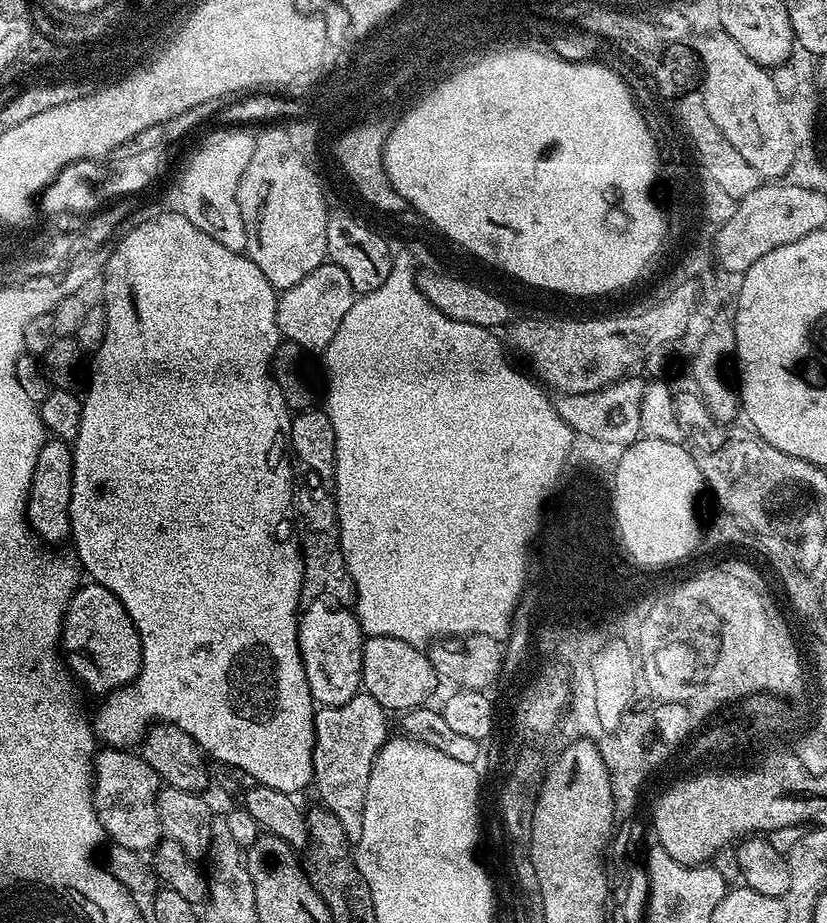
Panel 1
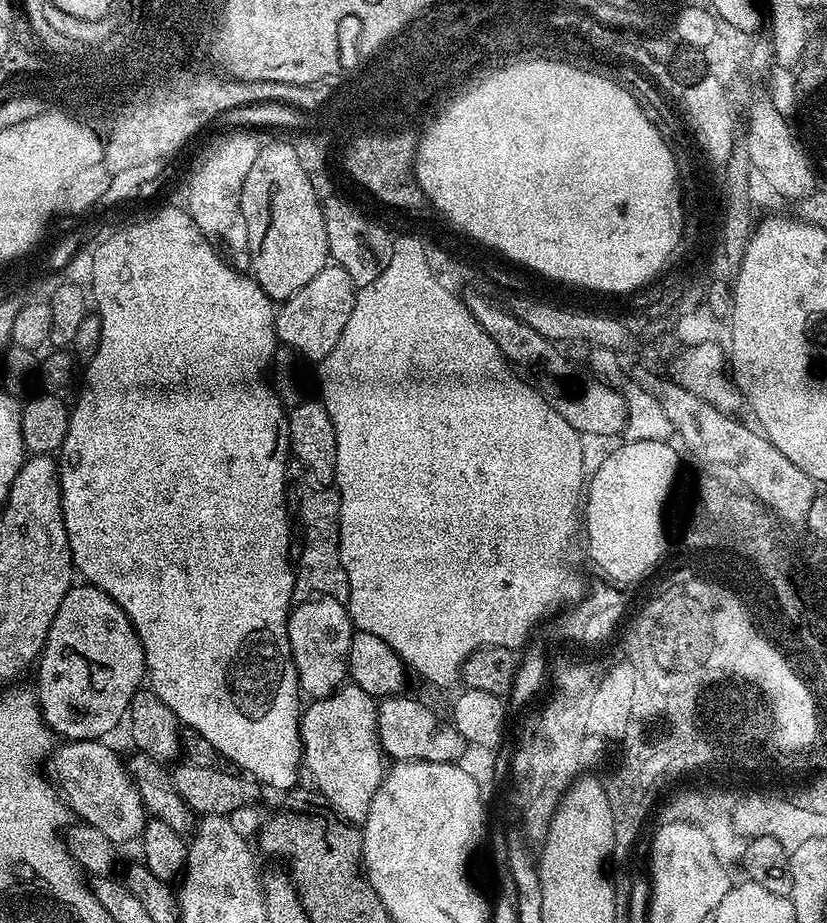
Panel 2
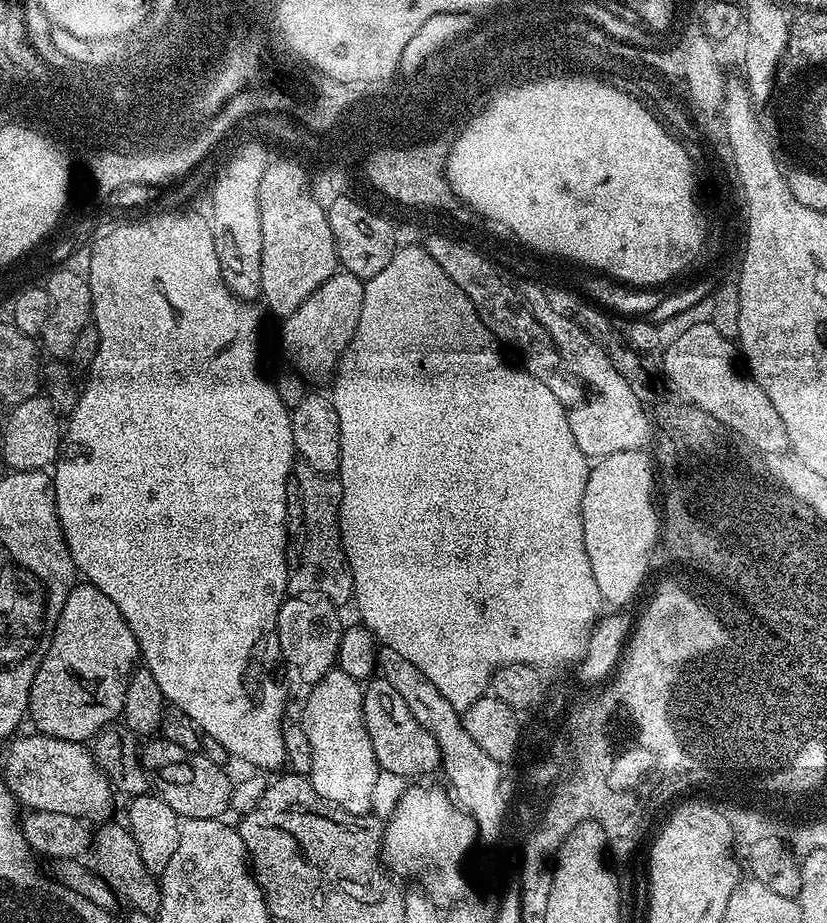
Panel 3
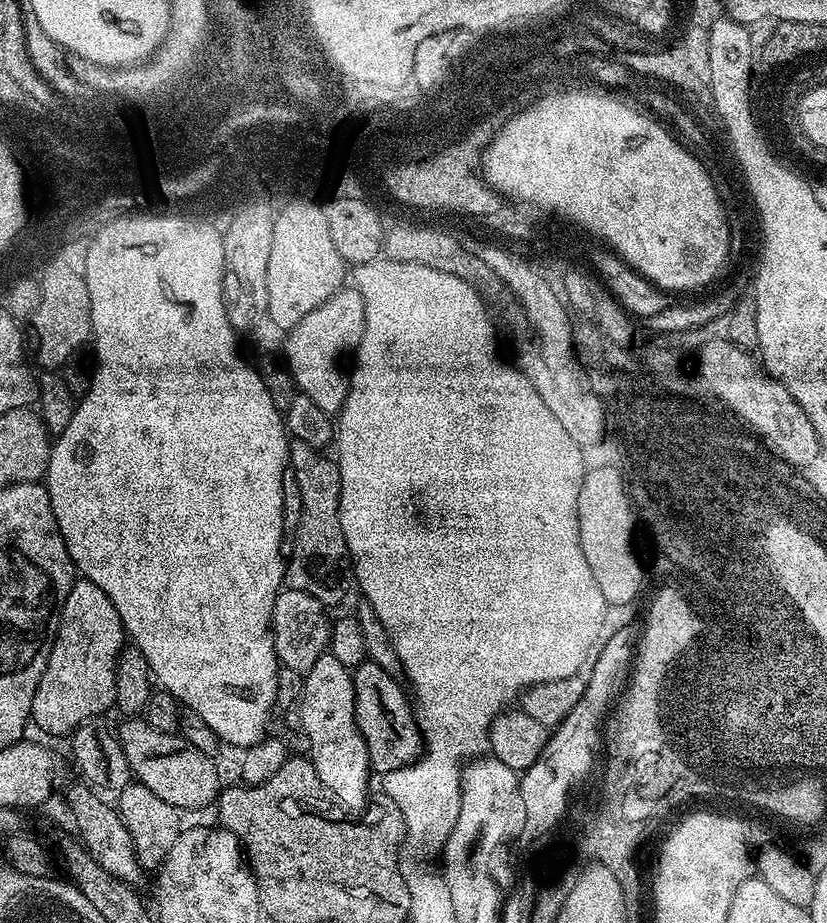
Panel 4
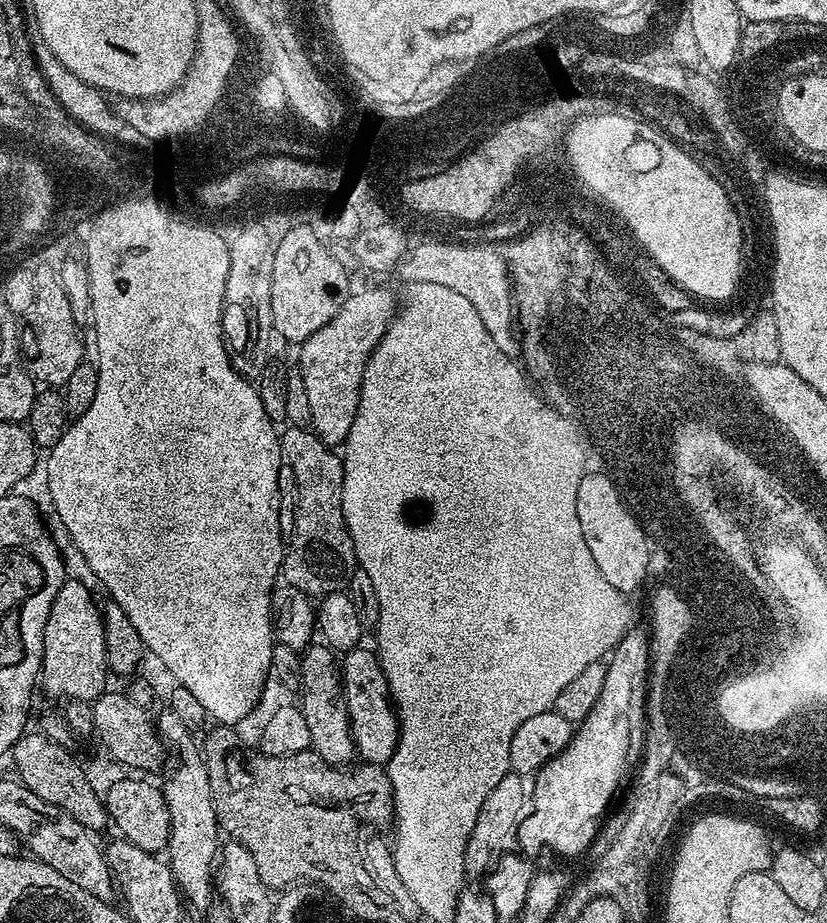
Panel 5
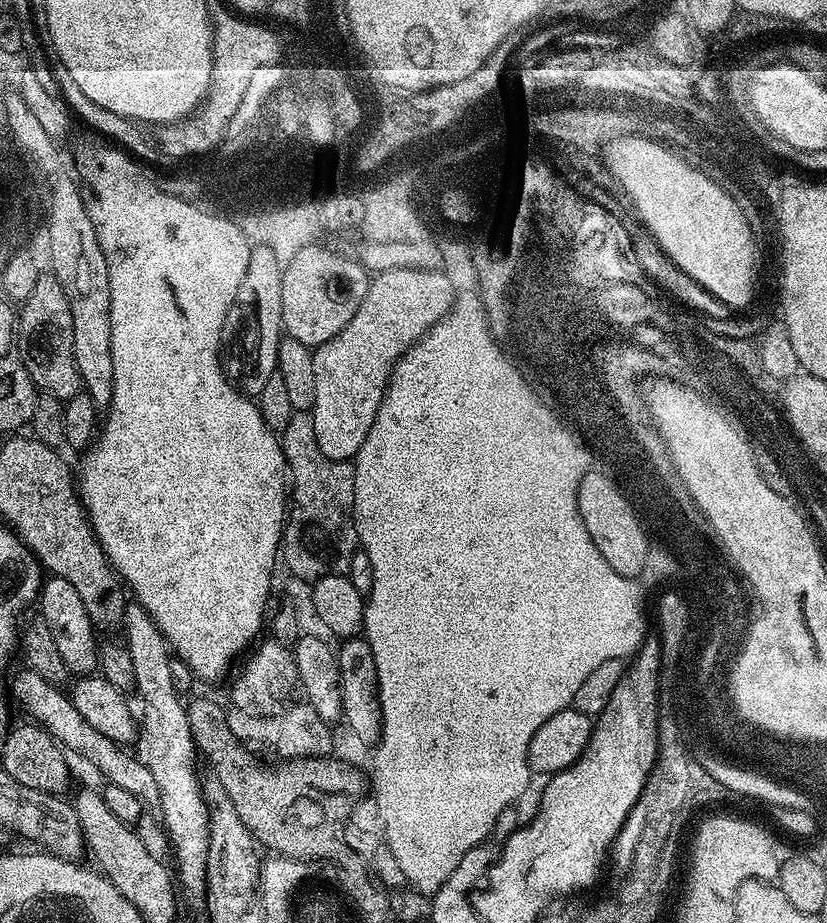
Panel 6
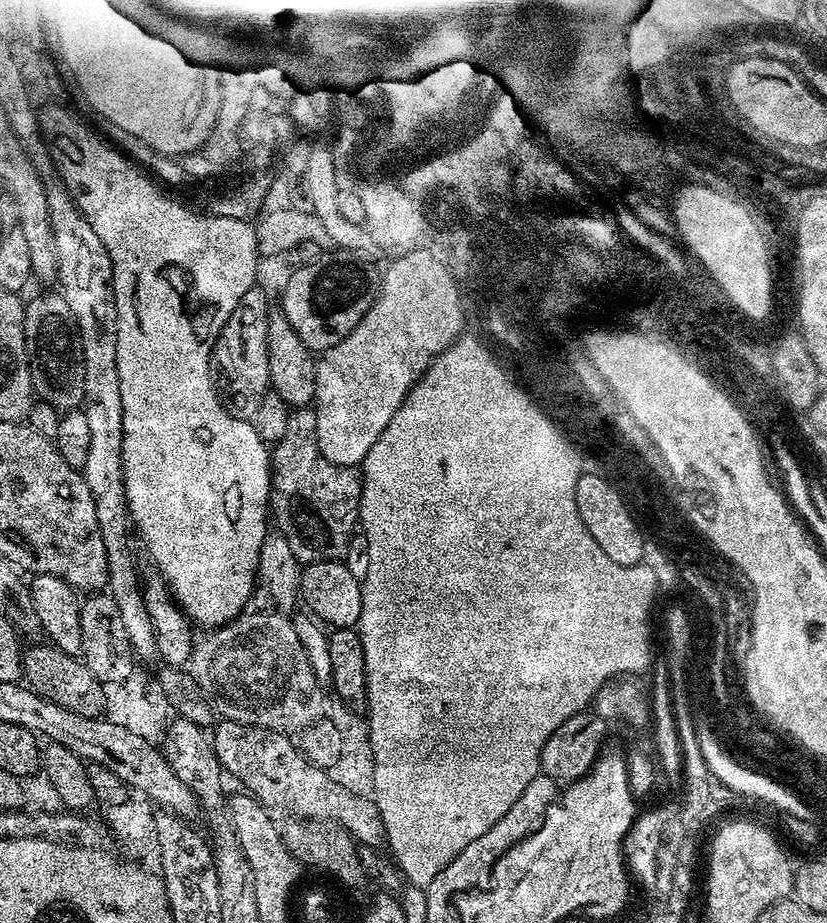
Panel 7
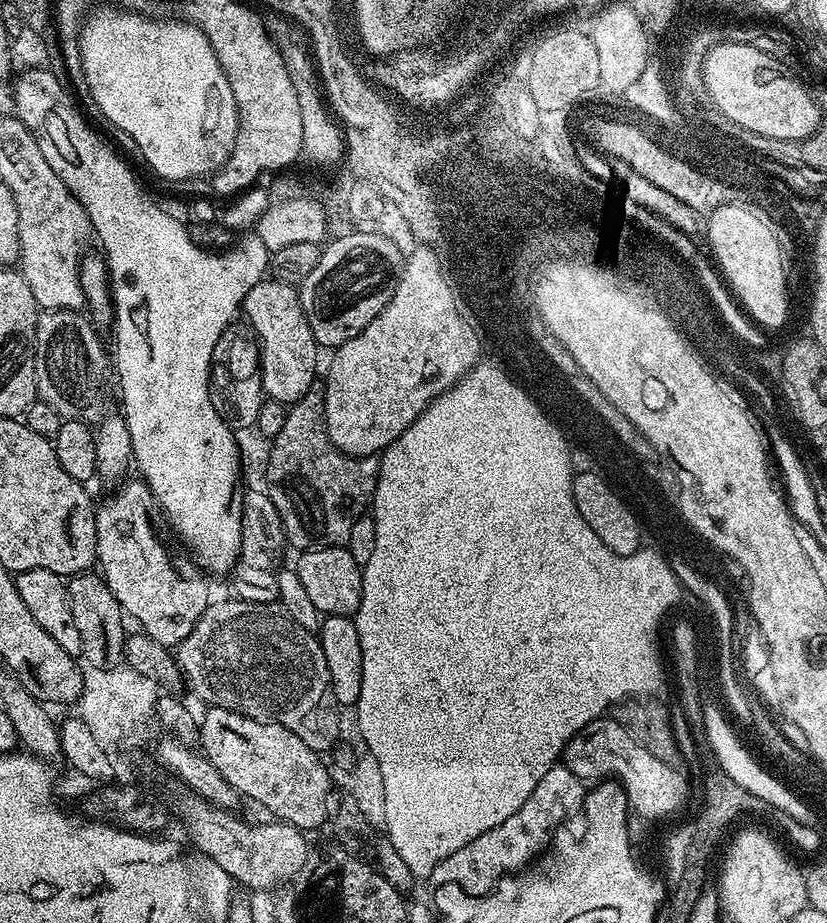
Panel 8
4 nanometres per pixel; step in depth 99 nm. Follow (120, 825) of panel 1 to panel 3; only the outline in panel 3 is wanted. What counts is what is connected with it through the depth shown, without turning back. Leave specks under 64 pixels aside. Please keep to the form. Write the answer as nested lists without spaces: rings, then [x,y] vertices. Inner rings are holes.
[[[17,735],[4,752],[2,783],[12,791],[17,801],[31,811],[58,811],[74,815],[83,822],[107,821],[111,817],[108,815],[112,812],[114,789],[112,781],[101,768],[97,768],[91,751],[84,744],[31,735]]]

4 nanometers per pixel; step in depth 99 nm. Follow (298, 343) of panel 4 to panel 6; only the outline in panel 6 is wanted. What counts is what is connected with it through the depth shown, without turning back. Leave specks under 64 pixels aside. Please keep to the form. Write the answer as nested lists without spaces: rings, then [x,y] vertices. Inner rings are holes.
[[[400,268],[377,272],[369,279],[368,289],[354,316],[330,342],[319,344],[312,353],[314,362],[314,406],[311,410],[314,422],[314,438],[318,438],[318,450],[331,460],[351,461],[356,451],[366,442],[370,426],[378,412],[378,406],[388,386],[388,374],[400,356],[417,340],[426,335],[428,324],[439,316],[448,304],[448,284],[440,276],[420,275],[413,268]]]

